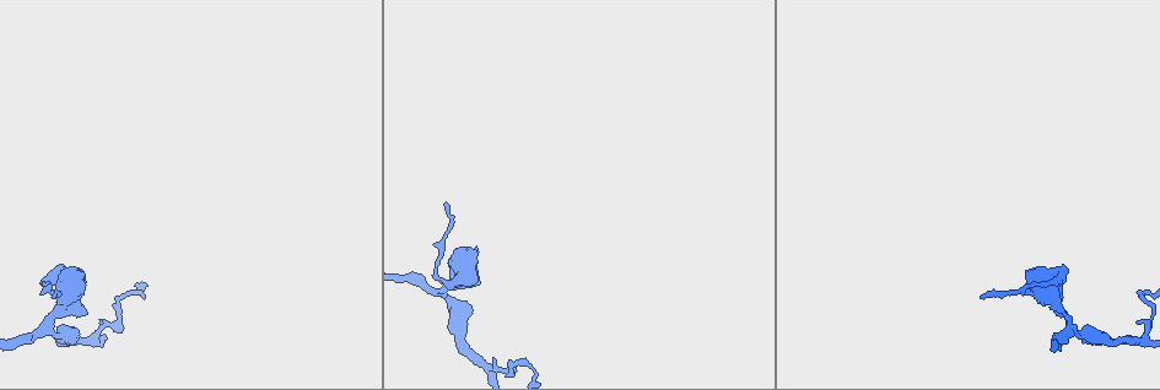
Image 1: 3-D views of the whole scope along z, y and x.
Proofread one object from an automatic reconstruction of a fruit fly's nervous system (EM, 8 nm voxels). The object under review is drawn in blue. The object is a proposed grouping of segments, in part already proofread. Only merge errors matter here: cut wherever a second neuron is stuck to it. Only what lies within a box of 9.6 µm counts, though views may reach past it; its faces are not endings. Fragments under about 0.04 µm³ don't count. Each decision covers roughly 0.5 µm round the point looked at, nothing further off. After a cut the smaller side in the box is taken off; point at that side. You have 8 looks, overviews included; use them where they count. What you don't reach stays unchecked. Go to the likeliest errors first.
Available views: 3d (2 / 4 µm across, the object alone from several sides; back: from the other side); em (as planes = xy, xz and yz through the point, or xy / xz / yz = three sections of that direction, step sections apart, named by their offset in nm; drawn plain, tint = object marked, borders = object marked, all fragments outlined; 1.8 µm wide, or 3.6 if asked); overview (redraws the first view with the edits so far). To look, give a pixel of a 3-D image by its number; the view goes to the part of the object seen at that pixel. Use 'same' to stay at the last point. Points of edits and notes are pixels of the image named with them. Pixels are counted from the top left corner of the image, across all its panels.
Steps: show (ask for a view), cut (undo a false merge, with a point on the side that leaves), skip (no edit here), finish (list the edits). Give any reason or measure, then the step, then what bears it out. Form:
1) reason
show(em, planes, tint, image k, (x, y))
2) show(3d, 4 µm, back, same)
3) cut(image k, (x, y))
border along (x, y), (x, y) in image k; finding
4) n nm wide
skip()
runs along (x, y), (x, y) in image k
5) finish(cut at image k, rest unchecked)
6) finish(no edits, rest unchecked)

sharp bend
show(em, xz, step 16, tint, image 1, (526, 359))

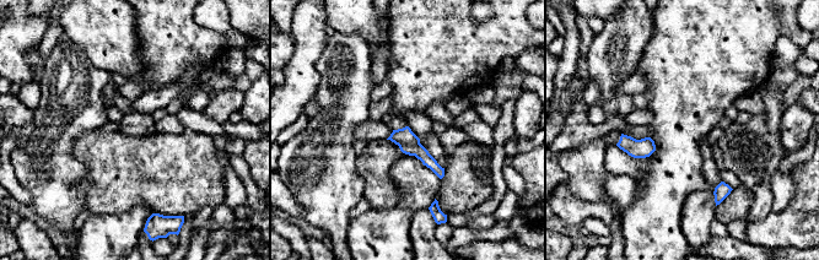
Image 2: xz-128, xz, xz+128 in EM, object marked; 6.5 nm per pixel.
show(em, planes, tint, same)

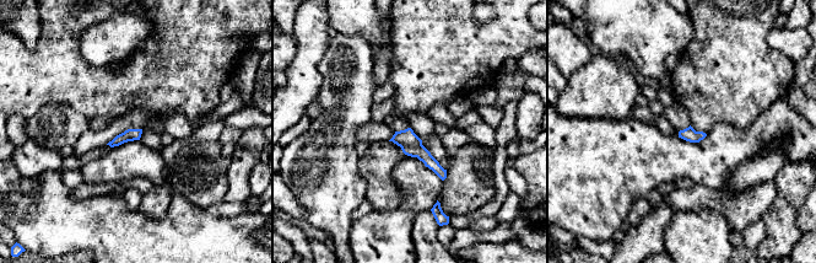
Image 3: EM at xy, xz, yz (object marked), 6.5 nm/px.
80 nm wide
skip()
runs along (398, 134), (419, 150), (443, 175) in image 3; continuous, no second neuron

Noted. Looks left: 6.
a fork
show(3d, 4 µm, image 1, (68, 297))

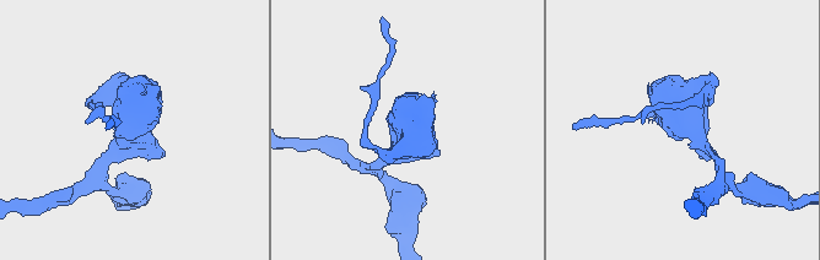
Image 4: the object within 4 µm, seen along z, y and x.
show(em, 3.6 µm, yz, step 4, tint, image 4, (693, 125))

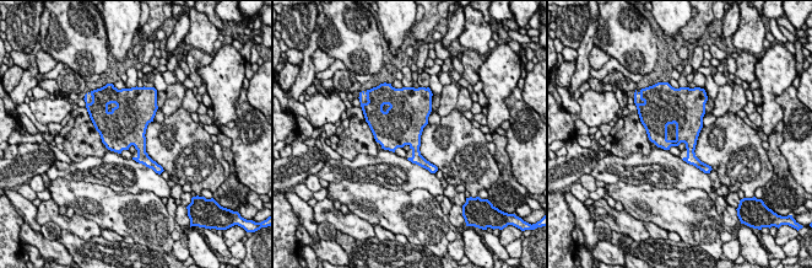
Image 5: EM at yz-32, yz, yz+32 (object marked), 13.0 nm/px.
skip()
one neuron here

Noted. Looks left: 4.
calibre changes
show(em, xy, step 16, borders, image 1, (459, 338))

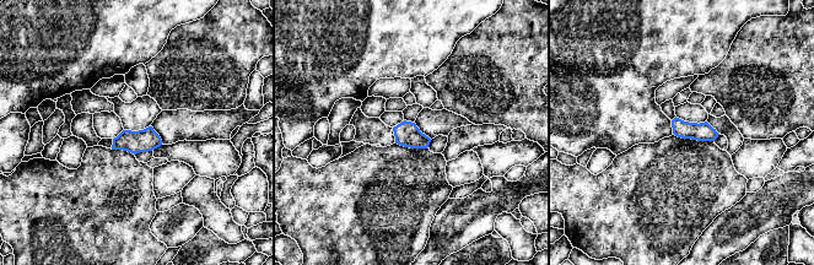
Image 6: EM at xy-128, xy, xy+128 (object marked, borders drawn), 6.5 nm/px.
110 nm wide
skip()
all the same neuron

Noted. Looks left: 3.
finish(no edits, rest unchecked)

